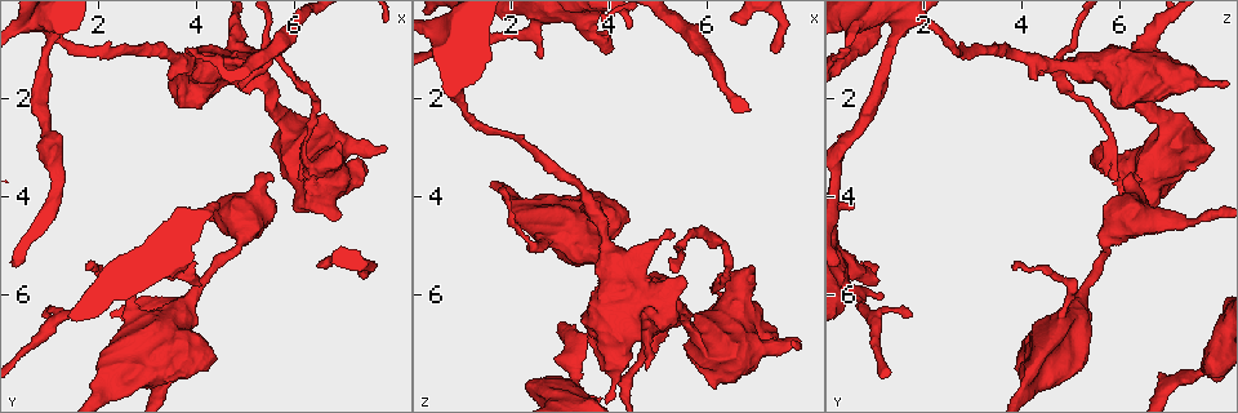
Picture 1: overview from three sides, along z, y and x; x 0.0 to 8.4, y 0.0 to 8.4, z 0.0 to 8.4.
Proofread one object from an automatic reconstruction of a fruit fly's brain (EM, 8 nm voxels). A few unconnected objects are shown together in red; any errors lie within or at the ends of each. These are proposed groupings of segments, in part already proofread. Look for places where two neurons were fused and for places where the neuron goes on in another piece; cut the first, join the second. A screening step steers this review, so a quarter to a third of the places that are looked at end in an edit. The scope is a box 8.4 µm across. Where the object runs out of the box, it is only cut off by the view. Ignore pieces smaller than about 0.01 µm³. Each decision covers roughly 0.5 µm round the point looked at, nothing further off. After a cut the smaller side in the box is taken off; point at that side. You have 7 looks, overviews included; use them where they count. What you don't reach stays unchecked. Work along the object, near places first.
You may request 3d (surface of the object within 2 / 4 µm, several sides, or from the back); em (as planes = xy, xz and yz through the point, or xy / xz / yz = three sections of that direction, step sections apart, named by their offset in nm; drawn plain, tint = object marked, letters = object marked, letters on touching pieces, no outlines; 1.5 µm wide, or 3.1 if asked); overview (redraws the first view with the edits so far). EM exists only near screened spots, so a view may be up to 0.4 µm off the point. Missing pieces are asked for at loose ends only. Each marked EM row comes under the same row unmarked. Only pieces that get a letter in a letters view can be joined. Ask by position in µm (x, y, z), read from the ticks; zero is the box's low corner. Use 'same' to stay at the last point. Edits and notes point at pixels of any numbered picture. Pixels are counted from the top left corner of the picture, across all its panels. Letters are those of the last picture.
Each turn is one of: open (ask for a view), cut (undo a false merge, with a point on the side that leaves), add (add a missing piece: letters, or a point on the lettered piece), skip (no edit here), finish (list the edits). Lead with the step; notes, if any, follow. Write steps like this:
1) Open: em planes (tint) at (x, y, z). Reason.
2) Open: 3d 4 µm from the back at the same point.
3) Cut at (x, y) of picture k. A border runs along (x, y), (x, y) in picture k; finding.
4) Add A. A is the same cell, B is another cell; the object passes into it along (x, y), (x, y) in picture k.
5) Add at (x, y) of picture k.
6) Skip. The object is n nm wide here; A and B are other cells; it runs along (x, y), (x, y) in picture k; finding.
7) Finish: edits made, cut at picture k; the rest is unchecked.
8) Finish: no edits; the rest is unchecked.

Open: 3d 4 µm at (4.05, 5.75, 1.00). Free end.

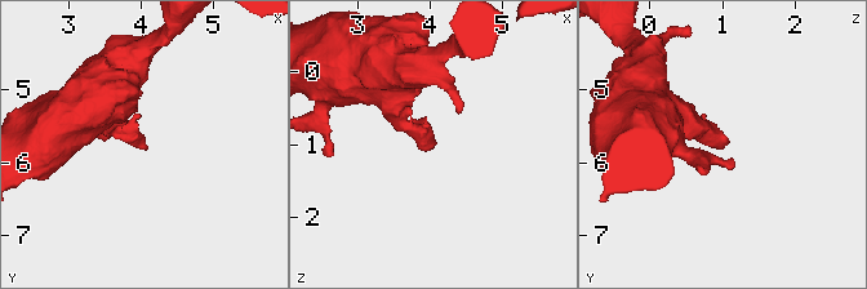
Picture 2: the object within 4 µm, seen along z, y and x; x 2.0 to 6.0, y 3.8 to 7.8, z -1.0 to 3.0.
Open: em xz step 4 (letters) at (4.10, 5.75, 1.00). Shape alone is not enough.

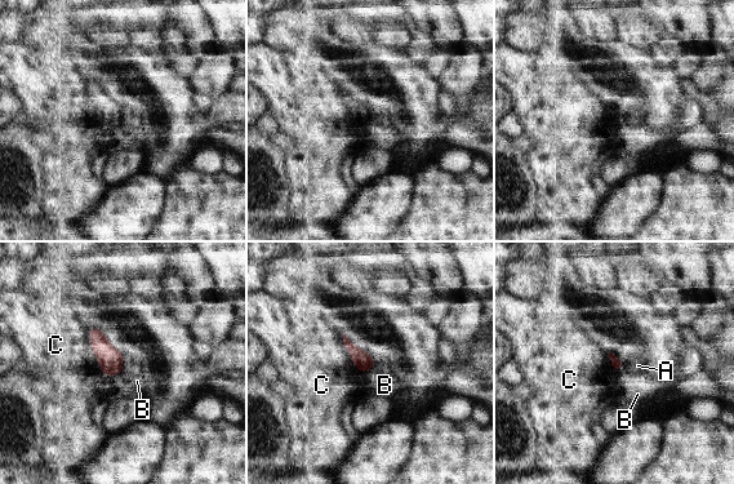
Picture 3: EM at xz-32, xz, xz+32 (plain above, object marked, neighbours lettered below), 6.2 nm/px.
Skip. A, B and C are other cells; a border runs along (372, 368), (364, 373) in picture 3; none of them fits.

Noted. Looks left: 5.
Open: 3d 4 µm at (7.30, 5.55, 1.05). Free end.

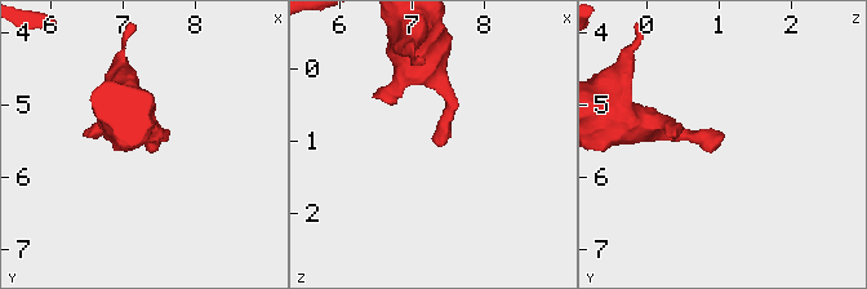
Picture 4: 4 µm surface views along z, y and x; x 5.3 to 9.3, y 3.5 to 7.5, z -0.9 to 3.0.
Open: em planes (tint) at (7.25, 5.55, 0.95). Now the EM.

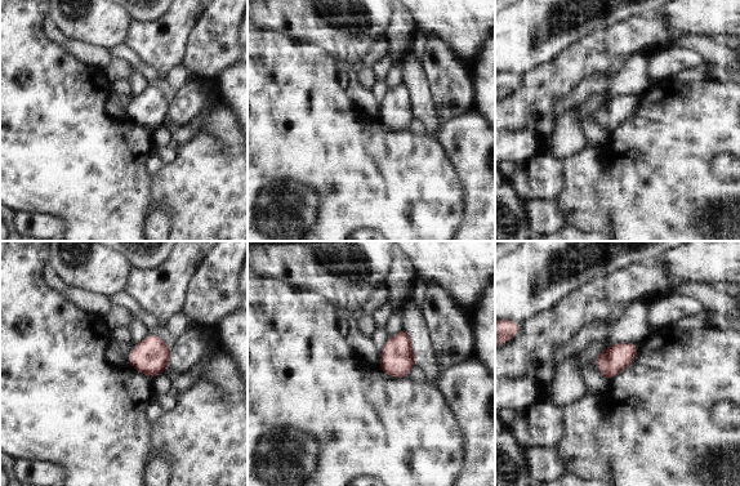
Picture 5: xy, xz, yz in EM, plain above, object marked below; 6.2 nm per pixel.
Open: em planes (letters) at the same point.

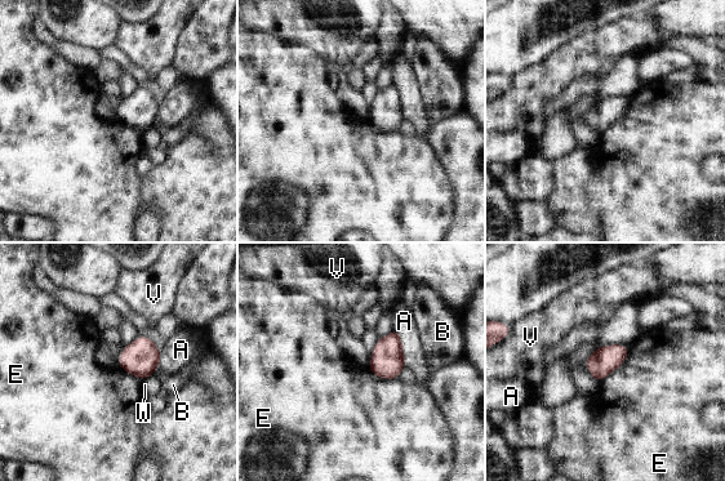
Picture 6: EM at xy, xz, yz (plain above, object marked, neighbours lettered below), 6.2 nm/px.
Skip. A, B, E, V and W are other cells; none of them fits.

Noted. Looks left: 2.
Open: em planes (letters) at (2.45, 5.90, 0.55). Calibre changes.

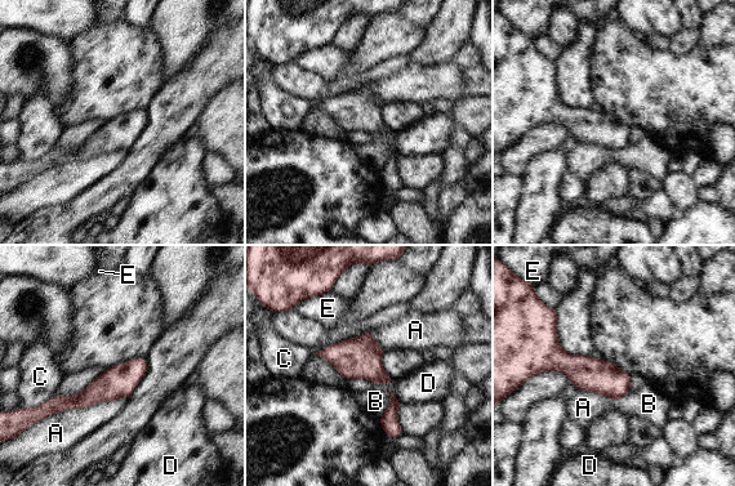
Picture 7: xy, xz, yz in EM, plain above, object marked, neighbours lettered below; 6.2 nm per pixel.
Skip. A, B, C, D and E are other cells; a border runs along (125, 398), (67, 408), (50, 415) in picture 7; one neuron here.

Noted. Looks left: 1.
Finish: no edits; the rest is unchecked.

